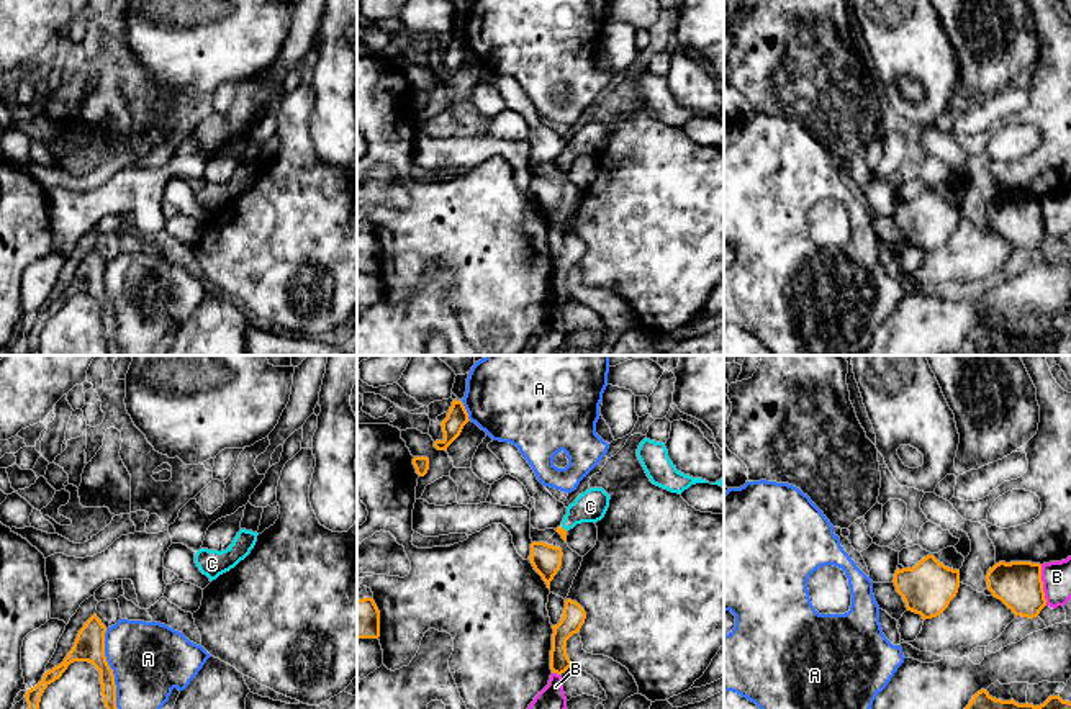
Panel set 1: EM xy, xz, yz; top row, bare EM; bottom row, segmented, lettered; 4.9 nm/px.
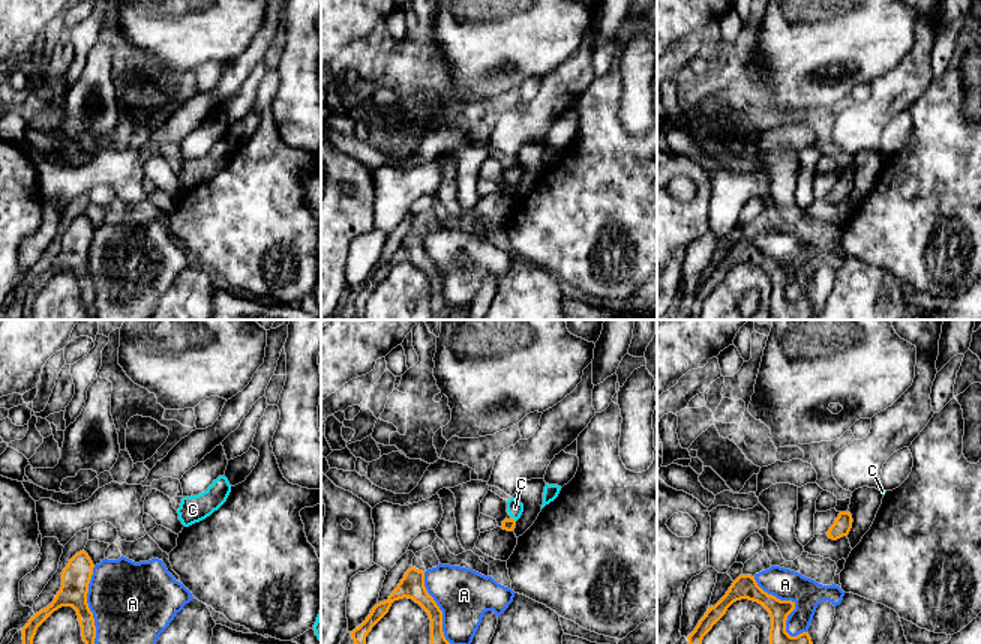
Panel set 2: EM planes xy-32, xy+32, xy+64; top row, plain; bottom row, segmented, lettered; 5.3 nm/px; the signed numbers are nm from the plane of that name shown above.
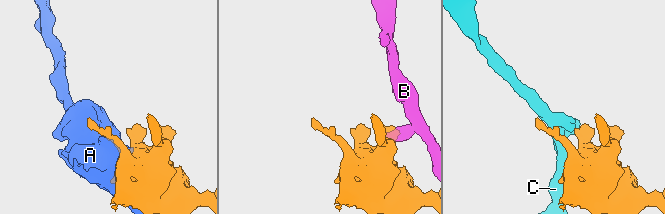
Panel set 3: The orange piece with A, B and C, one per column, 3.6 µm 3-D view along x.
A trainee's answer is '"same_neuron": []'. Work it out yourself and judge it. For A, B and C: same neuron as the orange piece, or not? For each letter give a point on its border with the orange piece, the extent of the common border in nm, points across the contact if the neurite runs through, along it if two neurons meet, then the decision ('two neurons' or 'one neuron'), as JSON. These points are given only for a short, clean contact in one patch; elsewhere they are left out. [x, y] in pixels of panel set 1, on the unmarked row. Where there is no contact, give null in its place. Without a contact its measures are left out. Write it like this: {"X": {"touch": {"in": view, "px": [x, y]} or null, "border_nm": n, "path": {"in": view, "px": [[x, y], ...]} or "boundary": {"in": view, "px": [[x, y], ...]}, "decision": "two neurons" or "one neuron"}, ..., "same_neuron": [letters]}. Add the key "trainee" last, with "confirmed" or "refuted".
{"A": {"touch": {"in": "xy", "px": [113, 308]}, "border_nm": 460, "decision": "two neurons"}, "B": {"touch": {"in": "yz", "px": [1042, 218]}, "border_nm": 200, "boundary": {"in": "yz", "px": [[1040, 198], [1047, 238]]}, "decision": "two neurons"}, "C": {"touch": {"in": "xz", "px": [564, 162]}, "border_nm": 40, "path": {"in": "xz", "px": [[560, 164], [564, 162], [580, 144], [590, 139]]}, "decision": "one neuron"}, "same_neuron": ["C"], "trainee": "refuted"}

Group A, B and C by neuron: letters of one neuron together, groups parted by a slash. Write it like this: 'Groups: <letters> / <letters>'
Groups: A / B / C

